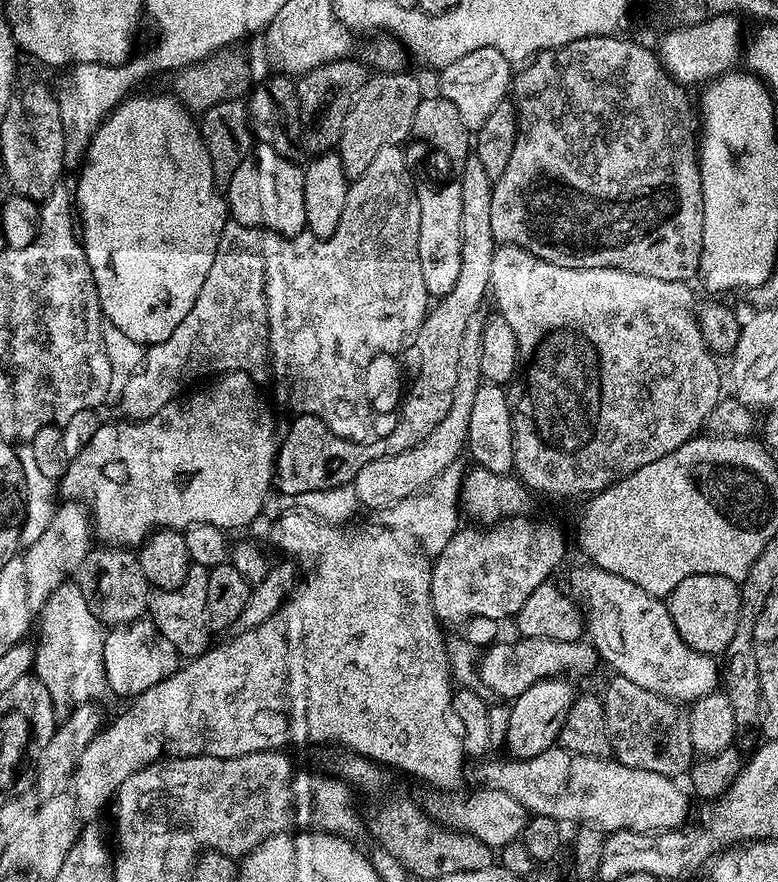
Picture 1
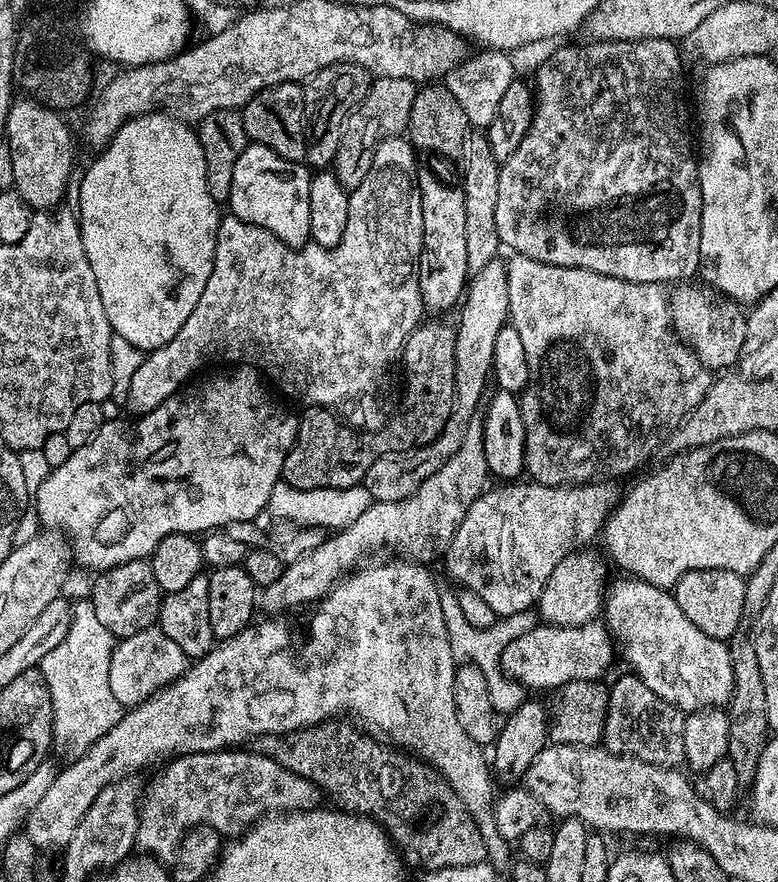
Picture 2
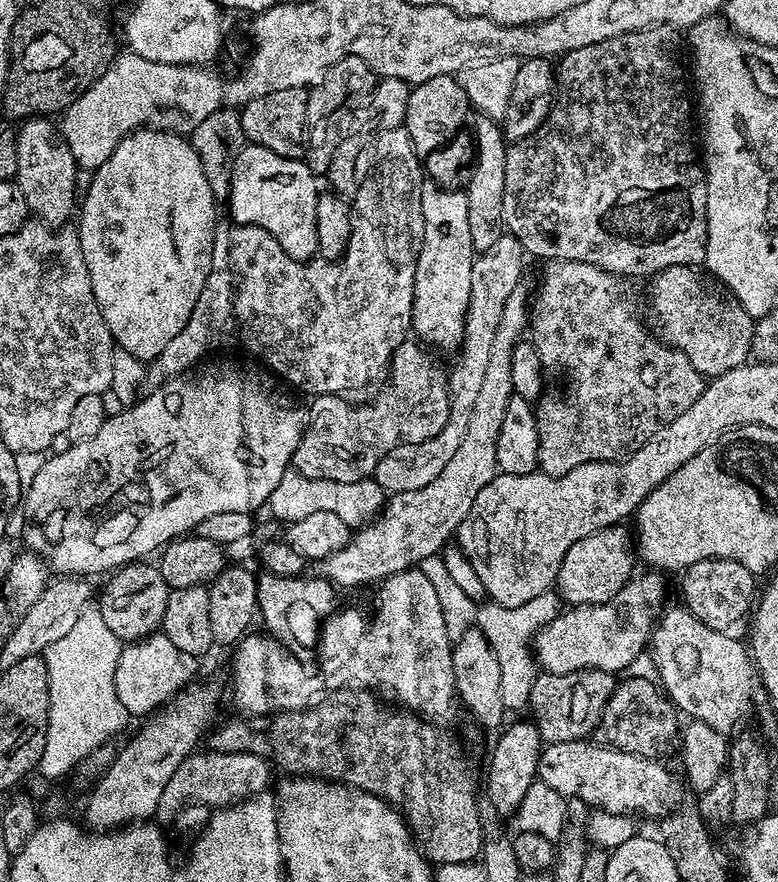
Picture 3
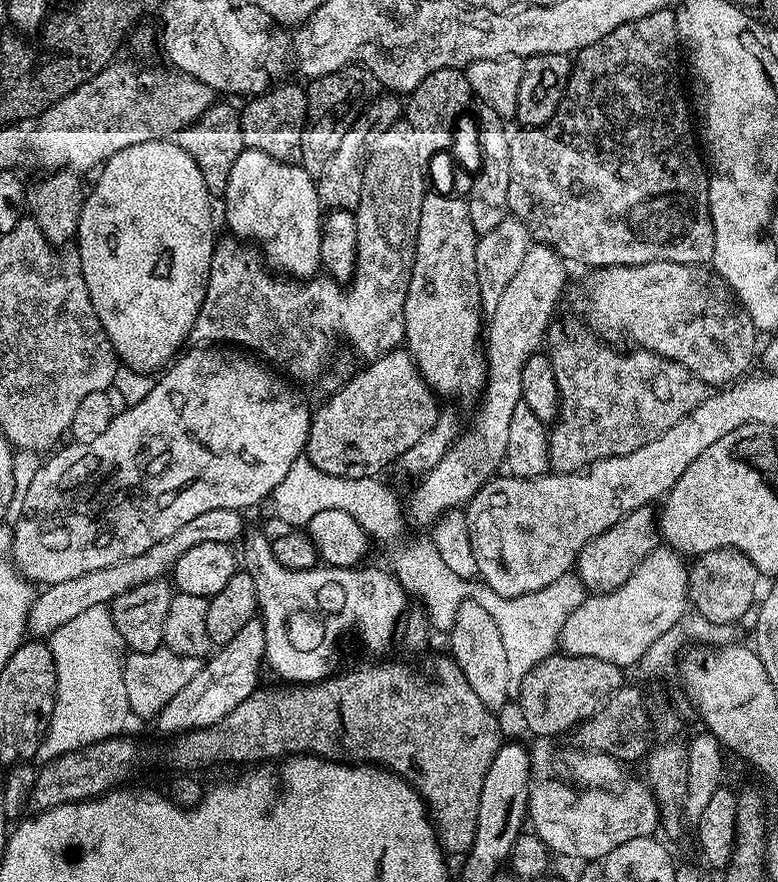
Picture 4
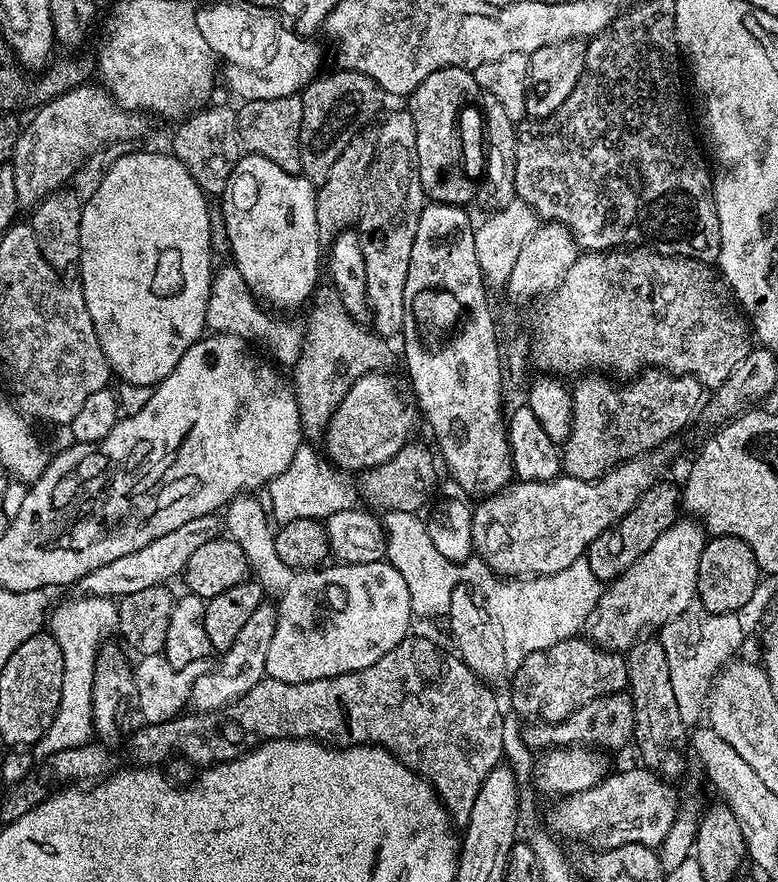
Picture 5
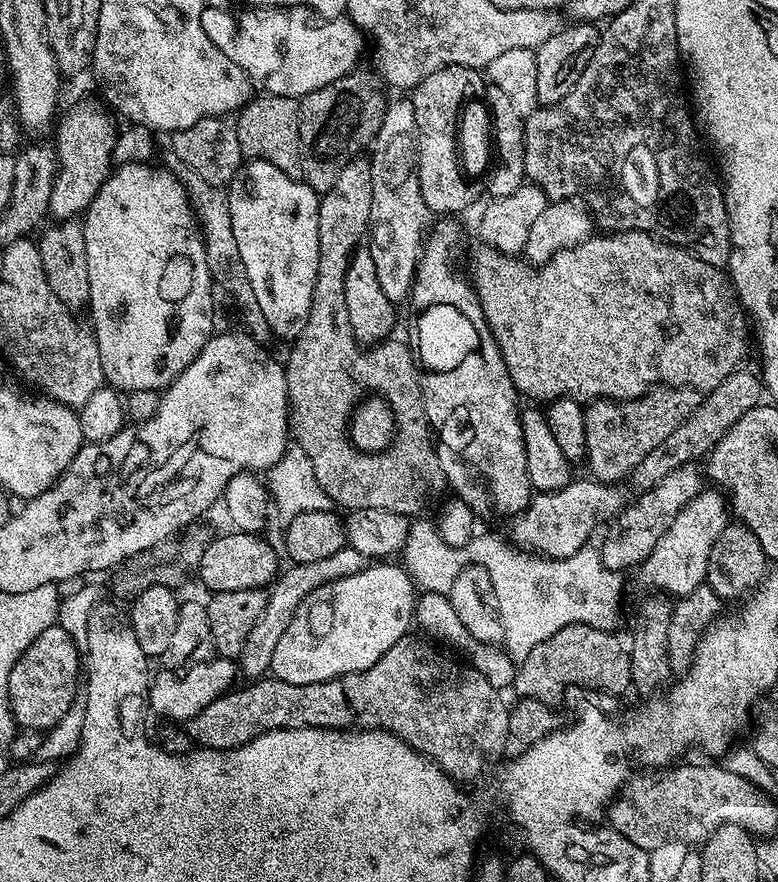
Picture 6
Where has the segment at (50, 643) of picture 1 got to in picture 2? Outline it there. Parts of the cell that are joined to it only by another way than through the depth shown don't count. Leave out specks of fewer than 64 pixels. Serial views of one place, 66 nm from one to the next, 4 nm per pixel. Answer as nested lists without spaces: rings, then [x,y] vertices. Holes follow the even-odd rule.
[[[91,599],[75,601],[72,604],[72,618],[68,621],[66,638],[40,663],[40,673],[46,678],[46,686],[50,690],[52,699],[52,738],[55,751],[60,751],[64,758],[75,758],[87,750],[102,734],[106,734],[124,717],[125,709],[114,698],[110,690],[110,658],[114,647],[114,638],[102,622],[98,622],[98,614],[94,614]]]

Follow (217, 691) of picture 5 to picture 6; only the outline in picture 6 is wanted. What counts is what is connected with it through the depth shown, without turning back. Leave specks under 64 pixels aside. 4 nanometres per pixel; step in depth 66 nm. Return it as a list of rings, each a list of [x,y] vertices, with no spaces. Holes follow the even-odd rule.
[[[347,546],[339,548],[327,558],[285,567],[271,585],[266,610],[262,610],[262,618],[258,618],[258,622],[254,624],[254,630],[250,632],[250,638],[246,638],[246,646],[242,646],[238,657],[239,671],[243,675],[245,672],[246,675],[252,676],[248,678],[263,677],[271,669],[274,646],[278,646],[278,641],[282,639],[282,633],[286,630],[290,618],[294,618],[294,610],[298,610],[302,598],[306,598],[318,586],[326,586],[326,582],[334,582],[350,574],[358,574],[364,567],[366,567],[365,556]]]

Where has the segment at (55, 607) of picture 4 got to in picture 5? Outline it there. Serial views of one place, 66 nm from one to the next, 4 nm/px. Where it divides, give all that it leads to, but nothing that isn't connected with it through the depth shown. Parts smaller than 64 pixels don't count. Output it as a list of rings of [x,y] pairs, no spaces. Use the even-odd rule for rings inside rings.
[[[215,512],[202,514],[202,518],[194,518],[170,530],[170,534],[162,534],[162,538],[154,538],[142,550],[134,550],[134,554],[122,554],[122,558],[114,558],[114,562],[106,562],[106,566],[98,566],[98,570],[90,570],[74,585],[77,593],[86,596],[111,596],[123,598],[135,594],[137,590],[146,590],[150,586],[167,585],[183,573],[186,562],[190,562],[190,554],[198,550],[206,542],[219,540],[222,536],[222,520]]]

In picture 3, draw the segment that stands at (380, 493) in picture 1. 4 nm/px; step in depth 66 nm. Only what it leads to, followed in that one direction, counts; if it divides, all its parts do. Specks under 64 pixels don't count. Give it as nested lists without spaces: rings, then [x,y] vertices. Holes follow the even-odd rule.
[[[505,234],[498,238],[498,242],[494,242],[494,246],[490,246],[490,250],[479,253],[472,261],[470,304],[466,310],[464,337],[454,356],[456,362],[448,372],[450,418],[446,418],[446,426],[442,426],[434,438],[421,444],[390,450],[390,454],[378,462],[374,479],[384,493],[422,490],[422,486],[434,482],[434,478],[438,478],[438,474],[442,474],[442,469],[450,463],[450,458],[454,458],[454,453],[462,443],[462,434],[466,434],[470,413],[474,411],[474,401],[482,387],[486,365],[490,363],[490,349],[494,347],[494,337],[502,320],[506,298],[510,298],[510,294],[521,287],[520,275],[524,272],[524,260],[526,261],[524,247],[513,236]]]

